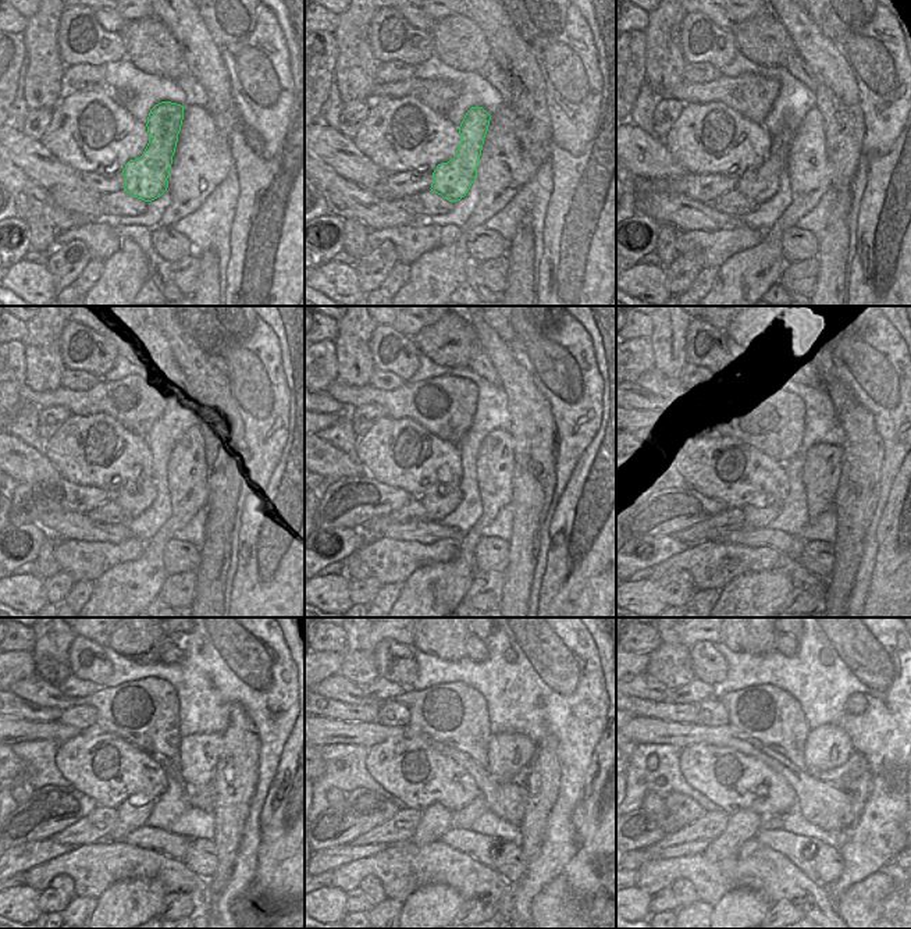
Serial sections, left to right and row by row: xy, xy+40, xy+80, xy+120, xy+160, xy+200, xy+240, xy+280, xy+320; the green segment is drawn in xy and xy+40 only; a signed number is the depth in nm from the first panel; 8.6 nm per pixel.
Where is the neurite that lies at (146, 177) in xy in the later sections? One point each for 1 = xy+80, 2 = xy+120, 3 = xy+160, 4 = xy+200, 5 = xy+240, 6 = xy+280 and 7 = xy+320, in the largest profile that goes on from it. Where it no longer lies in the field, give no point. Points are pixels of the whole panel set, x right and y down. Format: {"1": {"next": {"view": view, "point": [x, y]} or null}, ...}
{"1": {"next": {"view": "xy+80", "point": [760, 182]}}, "2": {"next": {"view": "xy+120", "point": [135, 504]}}, "3": {"next": {"view": "xy+160", "point": [437, 505]}}, "4": {"next": {"view": "xy+200", "point": [761, 511]}}, "5": {"next": {"view": "xy+240", "point": [130, 818]}}, "6": {"next": {"view": "xy+280", "point": [436, 819]}}, "7": {"next": {"view": "xy+320", "point": [743, 825]}}}

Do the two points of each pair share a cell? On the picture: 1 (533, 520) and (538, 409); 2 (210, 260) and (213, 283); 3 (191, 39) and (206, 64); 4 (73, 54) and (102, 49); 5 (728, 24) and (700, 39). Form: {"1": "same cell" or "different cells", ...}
{"1": "same cell", "2": "same cell", "3": "same cell", "4": "same cell", "5": "different cells"}

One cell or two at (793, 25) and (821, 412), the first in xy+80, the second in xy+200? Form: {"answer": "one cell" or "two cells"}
{"answer": "two cells"}

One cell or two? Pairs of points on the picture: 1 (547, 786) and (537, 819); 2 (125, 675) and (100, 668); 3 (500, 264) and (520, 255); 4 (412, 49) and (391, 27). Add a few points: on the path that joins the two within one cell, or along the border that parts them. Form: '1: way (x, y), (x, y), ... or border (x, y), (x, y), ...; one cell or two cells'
1: way (543, 794), (537, 811); one cell
2: border (102, 647), (110, 664), (110, 676), (105, 684); two cells
3: border (506, 255), (509, 273), (504, 291); two cells
4: way (399, 49), (385, 52), (381, 46), (388, 39); one cell

